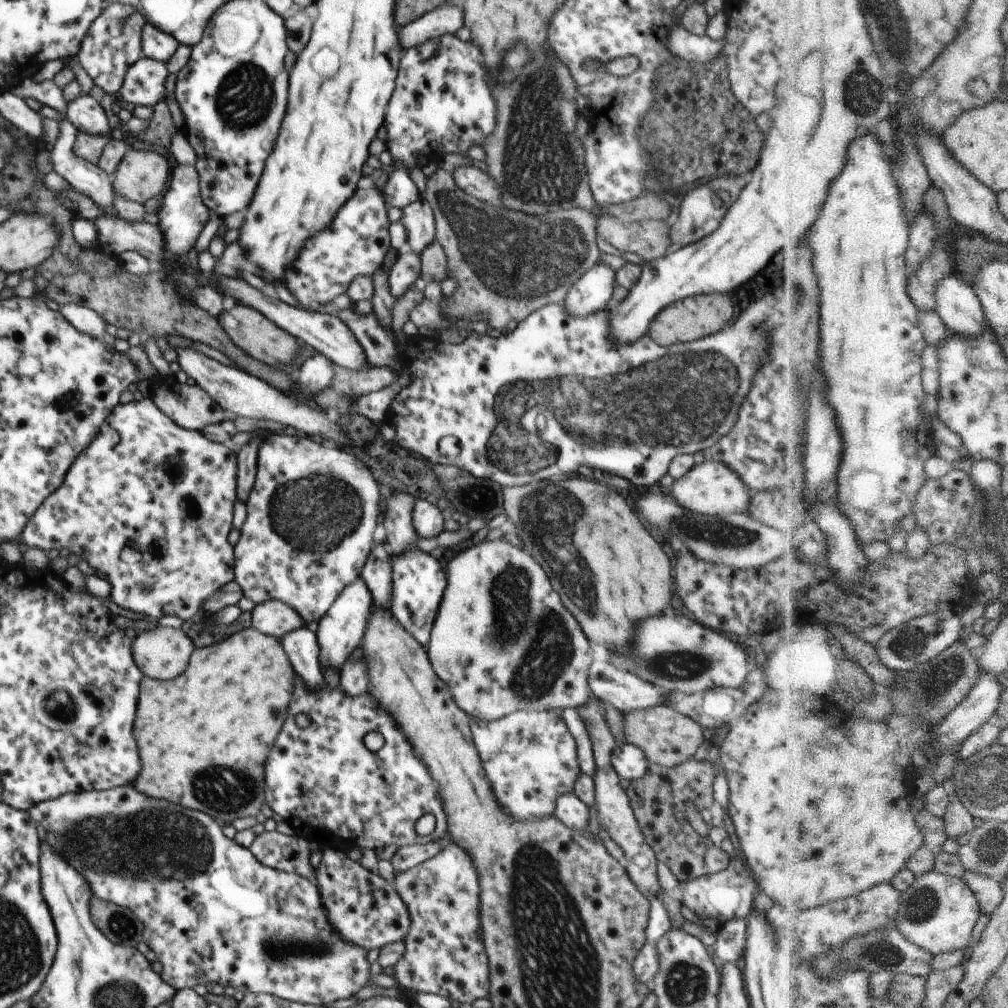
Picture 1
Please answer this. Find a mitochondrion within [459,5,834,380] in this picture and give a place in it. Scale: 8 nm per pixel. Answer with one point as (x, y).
(537, 125)

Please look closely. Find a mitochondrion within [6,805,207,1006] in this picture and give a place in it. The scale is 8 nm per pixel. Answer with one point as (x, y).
(120, 925)

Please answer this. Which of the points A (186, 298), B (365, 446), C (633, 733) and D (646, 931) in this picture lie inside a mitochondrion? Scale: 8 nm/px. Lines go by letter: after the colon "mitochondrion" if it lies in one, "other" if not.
A: other
B: other
C: other
D: other

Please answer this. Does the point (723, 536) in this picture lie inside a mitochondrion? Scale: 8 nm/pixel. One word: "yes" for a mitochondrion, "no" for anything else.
yes

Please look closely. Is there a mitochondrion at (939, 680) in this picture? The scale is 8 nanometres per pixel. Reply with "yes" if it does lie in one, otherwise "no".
yes

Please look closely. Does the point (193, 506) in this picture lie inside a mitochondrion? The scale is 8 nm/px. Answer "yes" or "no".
yes

